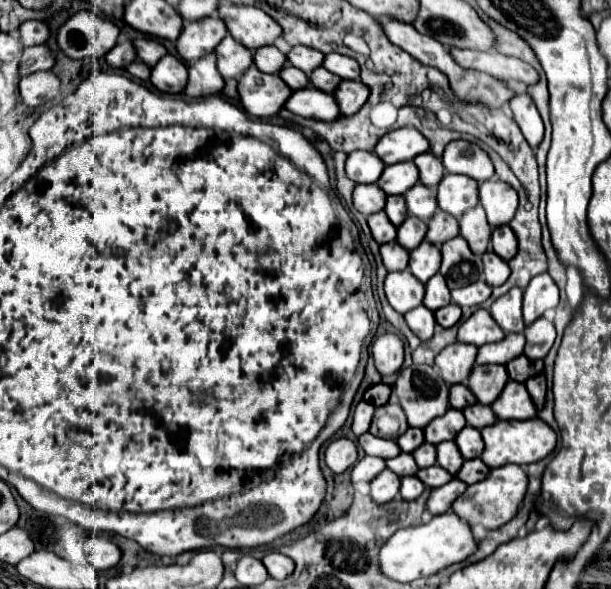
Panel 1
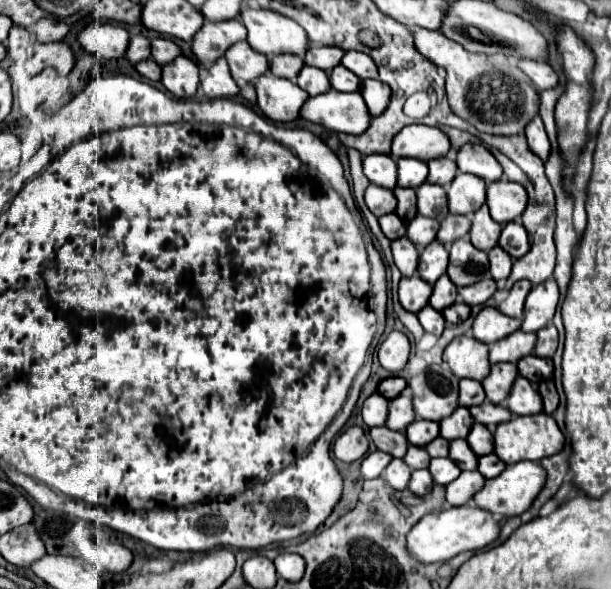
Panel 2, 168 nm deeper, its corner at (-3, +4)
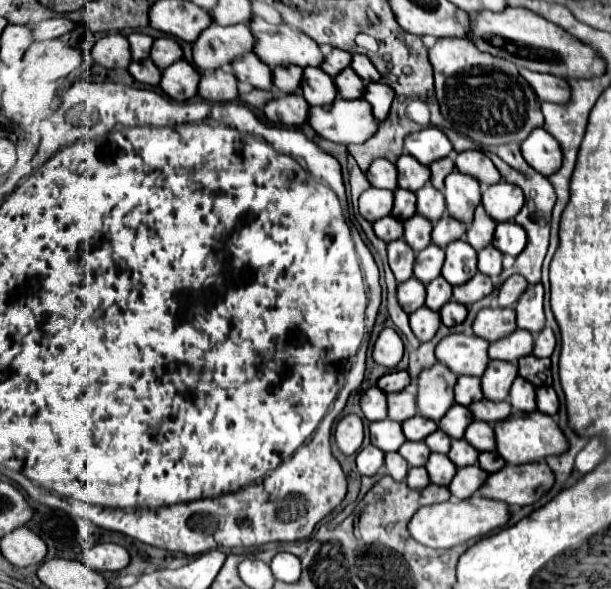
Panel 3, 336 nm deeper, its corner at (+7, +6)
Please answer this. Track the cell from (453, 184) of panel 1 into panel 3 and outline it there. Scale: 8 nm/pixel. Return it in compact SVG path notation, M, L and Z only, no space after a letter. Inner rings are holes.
M454 169L446 177L444 197L446 197L448 213L454 219L460 219L468 225L472 221L472 213L474 213L476 205L480 203L480 185L474 177L464 175L458 169Z

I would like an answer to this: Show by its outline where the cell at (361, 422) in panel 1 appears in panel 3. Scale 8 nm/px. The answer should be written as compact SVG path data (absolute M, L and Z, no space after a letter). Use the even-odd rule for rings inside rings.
M370 387L360 399L360 409L368 421L386 419L386 395L378 387Z

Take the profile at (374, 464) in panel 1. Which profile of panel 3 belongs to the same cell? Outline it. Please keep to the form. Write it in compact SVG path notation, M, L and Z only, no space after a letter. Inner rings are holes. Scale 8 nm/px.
M368 445L358 453L356 465L362 475L374 475L384 465L384 453L380 449L376 449L374 445Z

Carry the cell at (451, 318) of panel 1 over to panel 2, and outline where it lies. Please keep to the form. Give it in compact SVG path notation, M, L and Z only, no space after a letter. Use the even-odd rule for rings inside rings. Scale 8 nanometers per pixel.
M454 303L454 305L446 307L442 313L444 313L446 321L450 321L450 323L462 323L462 321L466 321L470 317L470 307L466 303Z

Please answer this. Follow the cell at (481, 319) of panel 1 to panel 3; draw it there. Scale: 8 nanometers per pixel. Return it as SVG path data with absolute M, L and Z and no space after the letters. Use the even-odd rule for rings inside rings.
M512 307L508 309L480 309L476 319L474 319L474 335L486 339L486 341L496 341L506 337L516 329L516 313Z

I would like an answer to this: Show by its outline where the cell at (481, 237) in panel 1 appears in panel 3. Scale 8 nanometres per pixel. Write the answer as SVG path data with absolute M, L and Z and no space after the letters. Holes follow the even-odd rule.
M478 205L476 211L474 211L474 219L472 223L468 225L468 231L466 231L466 241L476 249L484 249L488 243L492 243L494 239L494 227L496 227L496 221L492 221L486 213L484 213L484 207Z

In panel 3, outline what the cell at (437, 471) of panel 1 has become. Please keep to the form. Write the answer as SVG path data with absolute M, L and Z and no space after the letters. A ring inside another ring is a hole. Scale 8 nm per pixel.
M432 453L424 467L430 475L430 481L438 483L438 485L448 485L448 481L456 473L456 465L452 465L452 461L446 455L440 455L440 453Z

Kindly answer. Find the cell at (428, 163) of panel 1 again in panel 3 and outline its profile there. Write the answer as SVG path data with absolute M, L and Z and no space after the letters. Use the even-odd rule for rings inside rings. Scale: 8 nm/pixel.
M444 157L444 159L438 159L434 163L430 163L430 171L432 171L432 177L430 177L430 183L442 191L444 189L444 177L454 169L454 161L450 157Z

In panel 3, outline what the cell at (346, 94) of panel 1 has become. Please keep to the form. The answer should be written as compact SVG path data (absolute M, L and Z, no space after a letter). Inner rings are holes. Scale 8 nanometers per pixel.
M368 83L366 91L364 91L364 99L372 105L372 113L374 113L376 121L382 121L388 115L394 93L384 83Z

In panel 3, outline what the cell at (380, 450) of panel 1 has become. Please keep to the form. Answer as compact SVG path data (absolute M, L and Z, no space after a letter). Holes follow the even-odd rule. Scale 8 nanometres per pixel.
M382 419L370 423L370 441L384 453L390 453L390 451L398 451L398 447L406 441L406 437L402 433L400 423Z

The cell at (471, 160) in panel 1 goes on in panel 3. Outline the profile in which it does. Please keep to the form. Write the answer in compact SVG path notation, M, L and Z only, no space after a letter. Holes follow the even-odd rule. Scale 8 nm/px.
M468 149L468 151L460 151L456 157L456 169L460 173L472 175L474 179L478 179L484 187L494 185L502 179L502 175L498 173L498 169L494 167L494 163L480 151L480 149Z

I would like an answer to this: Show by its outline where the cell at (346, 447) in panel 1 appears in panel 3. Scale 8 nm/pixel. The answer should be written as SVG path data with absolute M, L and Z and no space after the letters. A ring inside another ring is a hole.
M346 415L338 421L336 431L334 431L334 439L338 449L344 455L354 455L364 439L364 425L360 421L358 415Z

